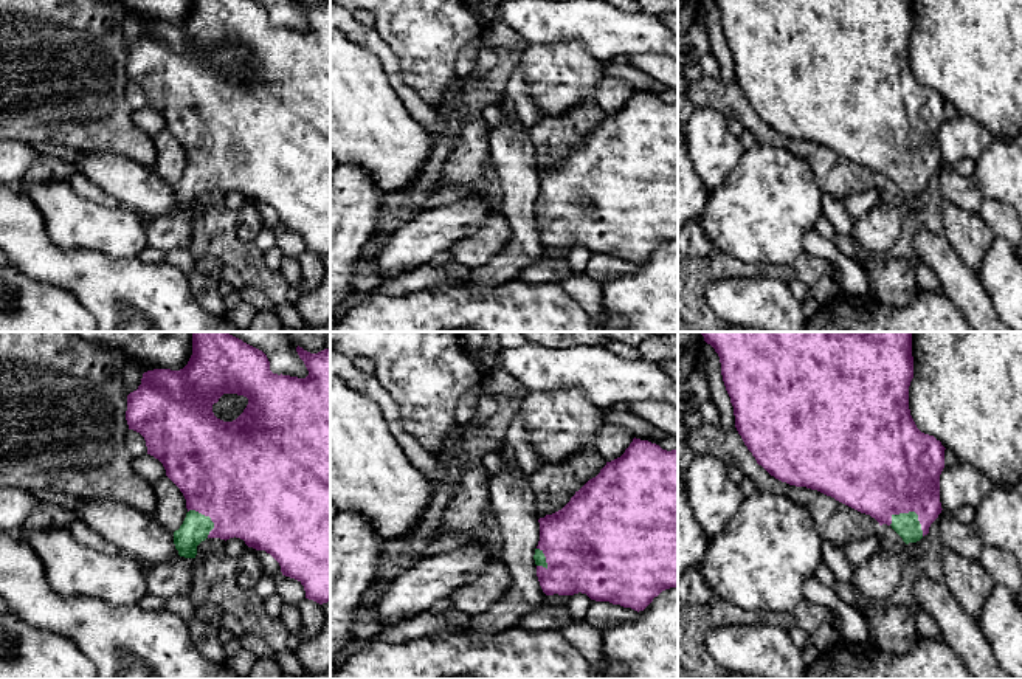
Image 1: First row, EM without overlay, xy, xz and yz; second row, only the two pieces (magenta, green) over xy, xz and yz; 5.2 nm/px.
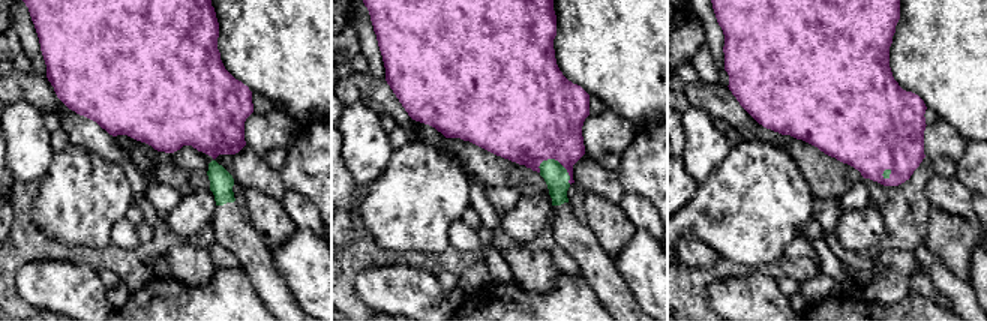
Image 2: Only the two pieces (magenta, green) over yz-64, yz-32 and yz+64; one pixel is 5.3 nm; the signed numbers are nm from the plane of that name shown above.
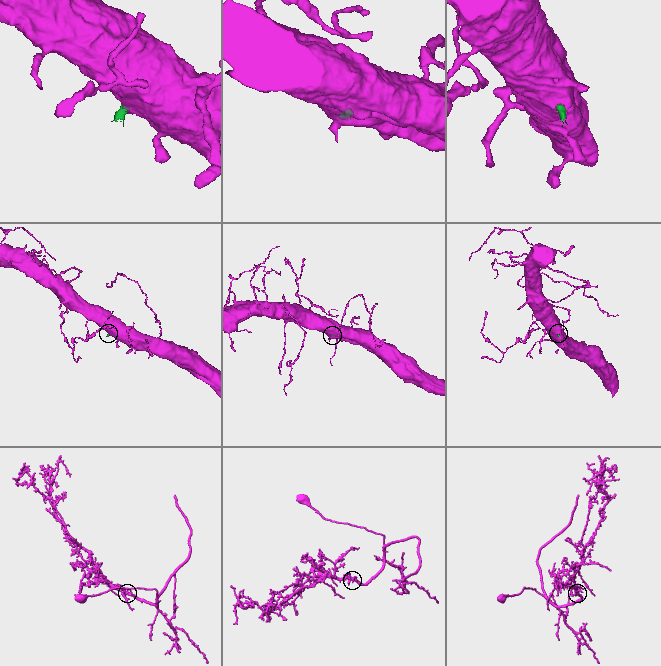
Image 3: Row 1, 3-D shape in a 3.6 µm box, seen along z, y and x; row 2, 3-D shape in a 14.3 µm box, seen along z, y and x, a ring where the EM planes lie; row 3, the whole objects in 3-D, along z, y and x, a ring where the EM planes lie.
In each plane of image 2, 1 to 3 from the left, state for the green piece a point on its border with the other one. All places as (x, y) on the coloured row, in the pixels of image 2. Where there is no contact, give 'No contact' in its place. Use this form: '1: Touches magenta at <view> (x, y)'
1: No contact
2: Touches magenta at yz-32 (560, 162)
3: Touches magenta at yz+64 (890, 174)

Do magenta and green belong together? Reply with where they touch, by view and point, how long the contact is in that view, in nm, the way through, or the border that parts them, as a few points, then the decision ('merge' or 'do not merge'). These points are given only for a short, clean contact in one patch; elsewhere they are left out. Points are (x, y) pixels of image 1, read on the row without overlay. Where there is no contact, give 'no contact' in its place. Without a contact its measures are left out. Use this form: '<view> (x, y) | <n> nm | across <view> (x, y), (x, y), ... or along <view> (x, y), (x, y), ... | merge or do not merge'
yz (914, 163) | 200 nm | across yz (890, 121), (903, 134), (914, 163), (908, 179) | merge

